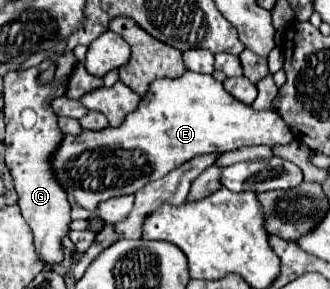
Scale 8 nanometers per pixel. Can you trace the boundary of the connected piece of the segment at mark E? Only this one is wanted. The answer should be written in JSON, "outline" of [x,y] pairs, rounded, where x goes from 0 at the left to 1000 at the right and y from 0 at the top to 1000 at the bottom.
{"outline":[[[567,246],[542,273],[476,273],[458,287],[452,322],[427,343],[409,391],[391,391],[367,439],[318,453],[252,453],[245,467],[197,467],[161,543],[161,592],[203,668],[227,682],[227,696],[282,730],[306,696],[361,675],[403,675],[452,626],[476,626],[500,612],[524,578],[548,578],[573,550],[633,529],[688,529],[730,509],[773,502],[870,502],[894,488],[876,433],[833,384],[767,384],[761,363],[718,349],[700,322],[682,315],[676,287],[652,280],[639,260]]]}

